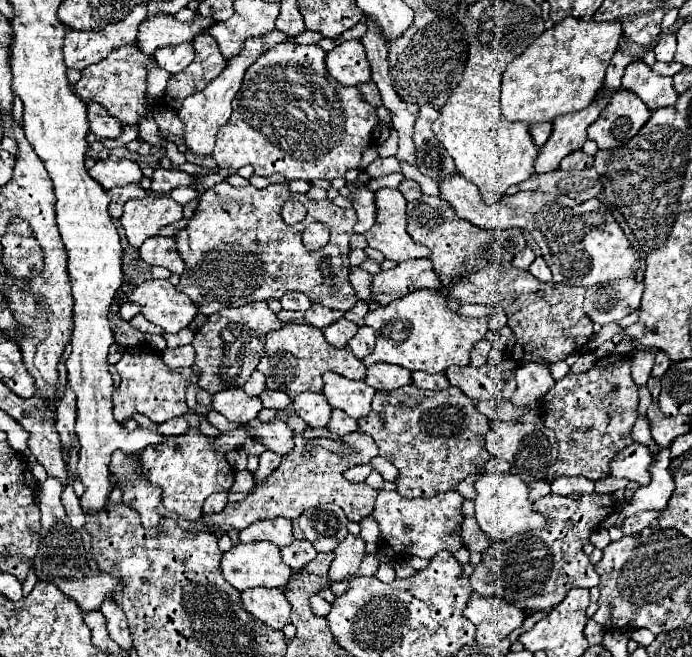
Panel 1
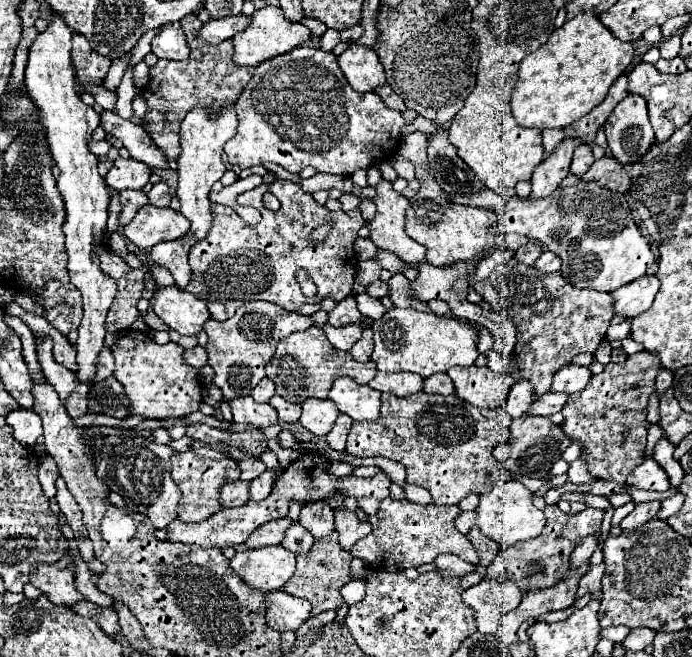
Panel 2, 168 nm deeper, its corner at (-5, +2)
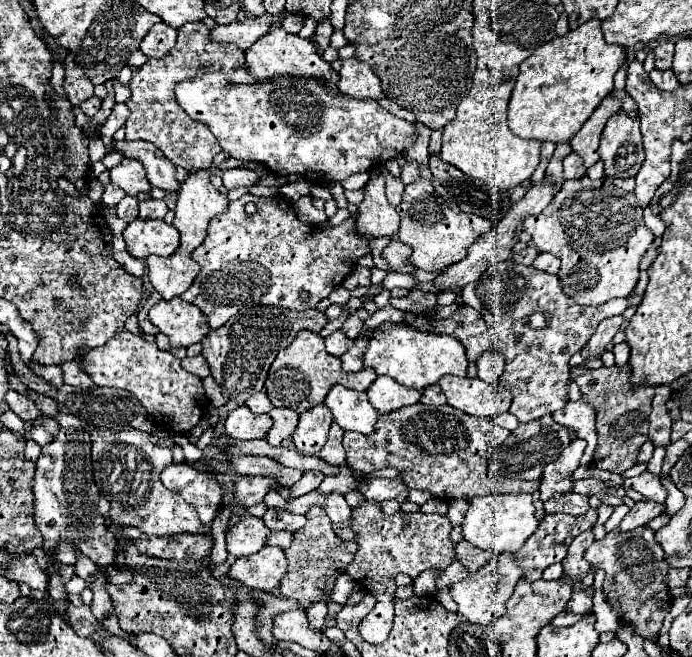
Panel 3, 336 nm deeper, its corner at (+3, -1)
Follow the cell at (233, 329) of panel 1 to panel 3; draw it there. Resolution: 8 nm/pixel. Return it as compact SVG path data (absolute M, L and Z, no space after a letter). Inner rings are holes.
M254 306L250 314L236 314L222 328L212 330L208 338L202 340L202 356L210 364L212 378L222 388L222 394L238 404L244 404L246 398L264 388L264 380L276 354L292 344L300 330L320 332L326 324L326 312L316 308L296 312L278 306Z

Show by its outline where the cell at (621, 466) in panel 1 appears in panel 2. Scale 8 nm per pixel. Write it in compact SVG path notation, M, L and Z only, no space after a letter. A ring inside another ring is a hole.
M644 457L644 463L640 463L640 467L634 467L634 471L628 475L626 483L630 487L648 489L648 491L670 489L668 475L664 475L664 469L652 457Z

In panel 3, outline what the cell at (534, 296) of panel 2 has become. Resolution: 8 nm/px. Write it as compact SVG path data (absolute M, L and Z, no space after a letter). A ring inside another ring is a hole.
M512 260L490 266L476 282L464 286L460 296L464 304L482 314L494 346L506 358L500 384L512 392L514 400L508 412L520 422L542 418L566 406L570 378L568 360L584 348L604 318L622 314L628 306L624 298L610 300L602 306L580 306L562 294L558 276Z

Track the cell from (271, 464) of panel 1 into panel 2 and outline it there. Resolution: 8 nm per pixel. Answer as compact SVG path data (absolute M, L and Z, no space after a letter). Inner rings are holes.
M278 465L278 467L274 467L274 469L266 469L260 477L252 479L252 481L250 481L250 499L252 499L252 501L262 501L262 499L266 499L266 497L270 495L270 491L272 491L272 481L274 481L274 477L276 477L280 471L282 471L282 467Z

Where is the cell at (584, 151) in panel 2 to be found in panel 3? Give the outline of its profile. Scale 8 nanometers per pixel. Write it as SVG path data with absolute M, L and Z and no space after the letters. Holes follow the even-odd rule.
M570 152L564 158L564 176L570 178L582 178L586 174L586 168L582 166L582 158L576 152Z

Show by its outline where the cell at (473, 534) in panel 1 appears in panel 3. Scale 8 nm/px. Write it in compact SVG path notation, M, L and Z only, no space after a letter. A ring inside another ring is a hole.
M462 540L460 544L456 544L456 546L454 546L454 552L456 552L458 562L460 562L466 570L472 570L472 572L478 570L482 564L486 564L486 562L492 558L490 552L480 550L480 548L468 544L466 540Z

